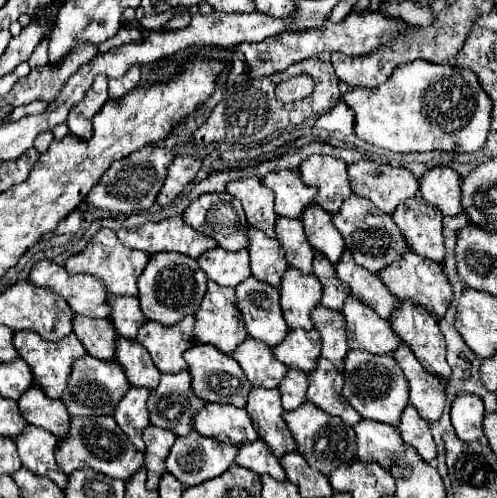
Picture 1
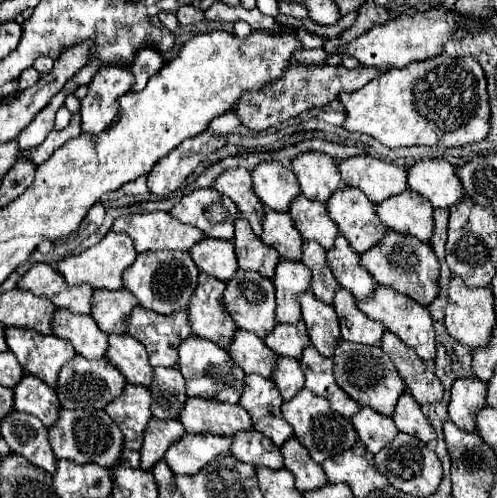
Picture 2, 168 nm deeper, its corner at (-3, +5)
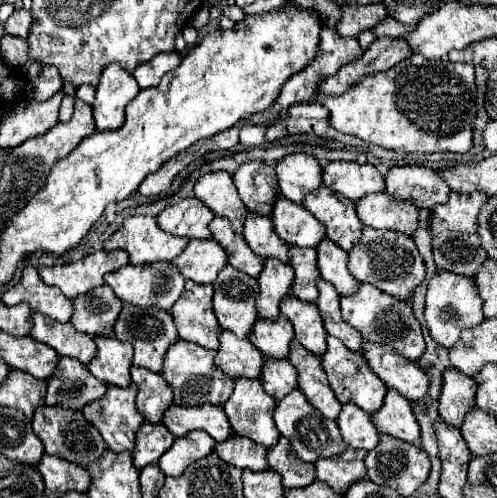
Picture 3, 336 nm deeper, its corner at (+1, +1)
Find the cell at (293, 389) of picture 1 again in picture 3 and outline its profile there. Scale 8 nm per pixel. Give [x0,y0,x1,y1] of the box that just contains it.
[261,357,297,399]

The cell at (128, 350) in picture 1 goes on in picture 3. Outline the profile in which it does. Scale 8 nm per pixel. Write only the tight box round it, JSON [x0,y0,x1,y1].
[87,335,133,387]

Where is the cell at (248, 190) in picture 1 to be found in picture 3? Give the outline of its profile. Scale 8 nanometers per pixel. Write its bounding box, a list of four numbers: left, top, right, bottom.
[193,171,247,233]

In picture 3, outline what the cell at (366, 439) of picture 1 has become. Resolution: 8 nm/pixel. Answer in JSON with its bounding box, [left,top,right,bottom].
[337,403,379,449]

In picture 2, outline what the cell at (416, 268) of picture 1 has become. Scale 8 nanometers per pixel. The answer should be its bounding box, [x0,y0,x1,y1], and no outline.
[361,231,439,307]

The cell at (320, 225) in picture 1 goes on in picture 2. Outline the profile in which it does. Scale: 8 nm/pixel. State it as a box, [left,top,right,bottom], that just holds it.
[289,195,339,249]

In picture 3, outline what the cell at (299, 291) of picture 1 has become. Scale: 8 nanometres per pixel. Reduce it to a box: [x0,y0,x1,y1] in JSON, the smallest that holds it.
[257,259,293,319]

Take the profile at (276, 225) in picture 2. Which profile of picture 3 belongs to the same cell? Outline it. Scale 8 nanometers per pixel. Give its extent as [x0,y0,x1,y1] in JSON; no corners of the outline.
[243,213,287,263]

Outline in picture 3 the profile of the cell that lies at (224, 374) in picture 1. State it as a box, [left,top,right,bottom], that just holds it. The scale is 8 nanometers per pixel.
[161,339,233,407]

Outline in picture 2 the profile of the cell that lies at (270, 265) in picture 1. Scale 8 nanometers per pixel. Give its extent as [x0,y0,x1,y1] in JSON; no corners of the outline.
[235,217,281,277]

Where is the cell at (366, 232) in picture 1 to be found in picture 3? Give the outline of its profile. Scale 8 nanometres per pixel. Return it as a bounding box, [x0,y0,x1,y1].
[303,185,363,251]

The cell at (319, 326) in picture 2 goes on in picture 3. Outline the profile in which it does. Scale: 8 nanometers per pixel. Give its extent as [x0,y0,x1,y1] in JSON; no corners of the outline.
[279,295,327,355]

